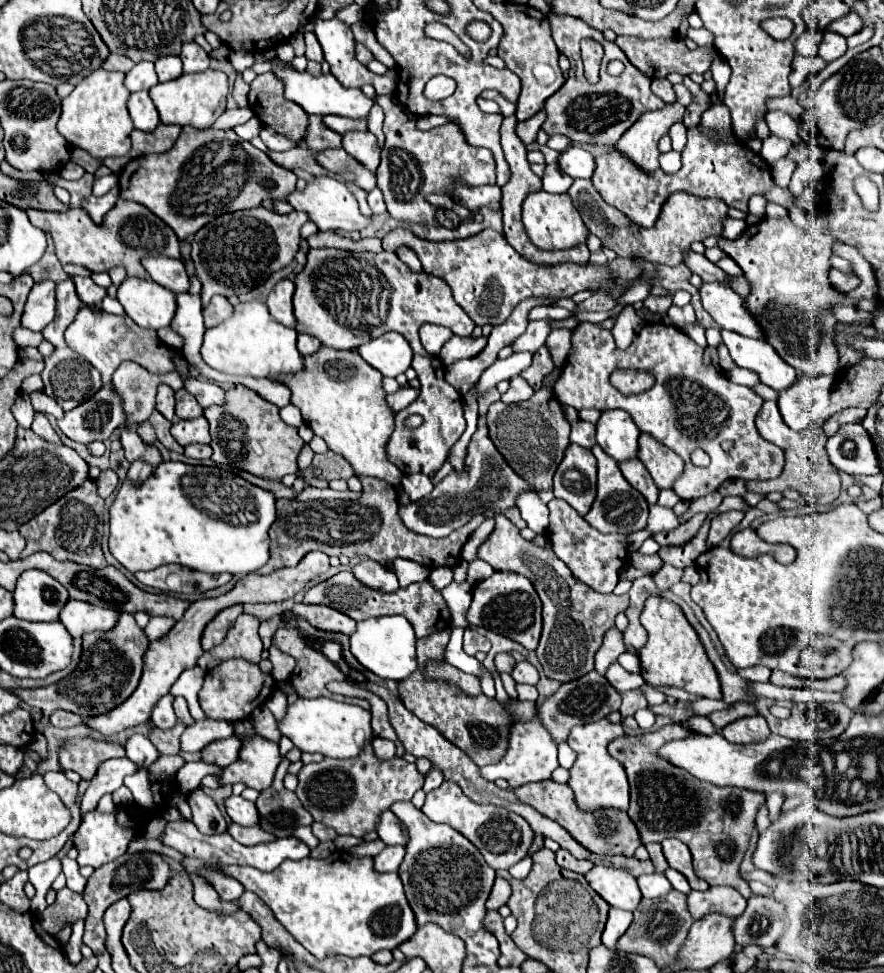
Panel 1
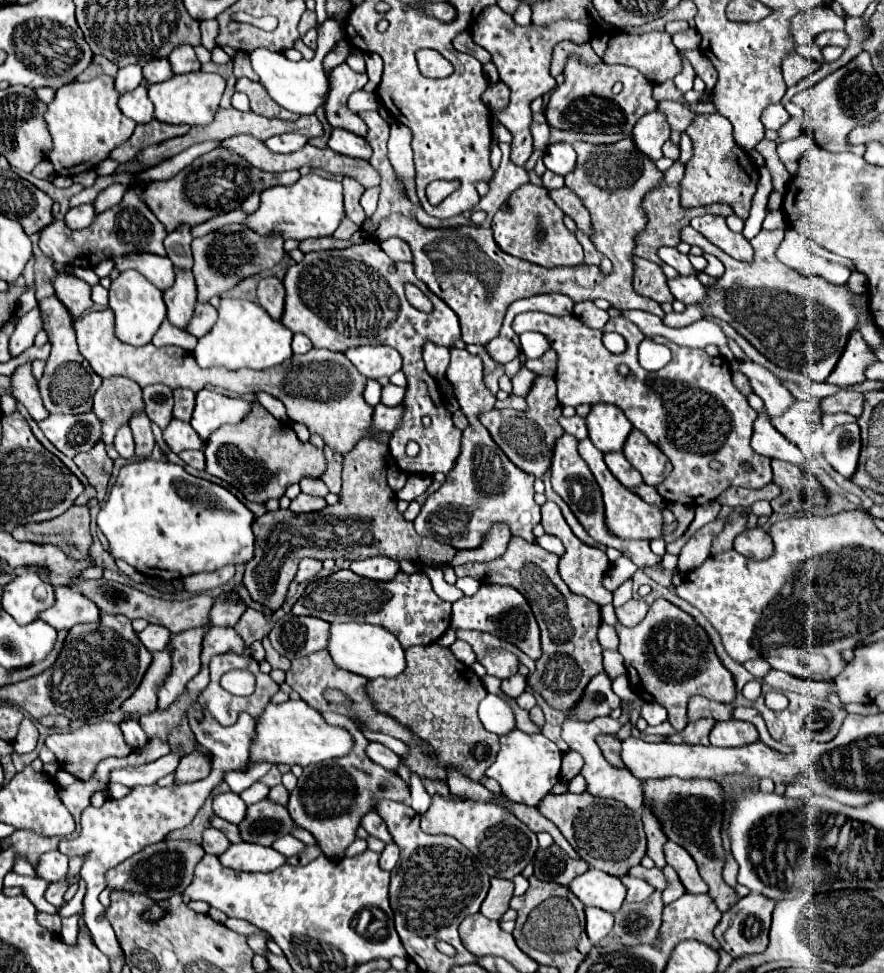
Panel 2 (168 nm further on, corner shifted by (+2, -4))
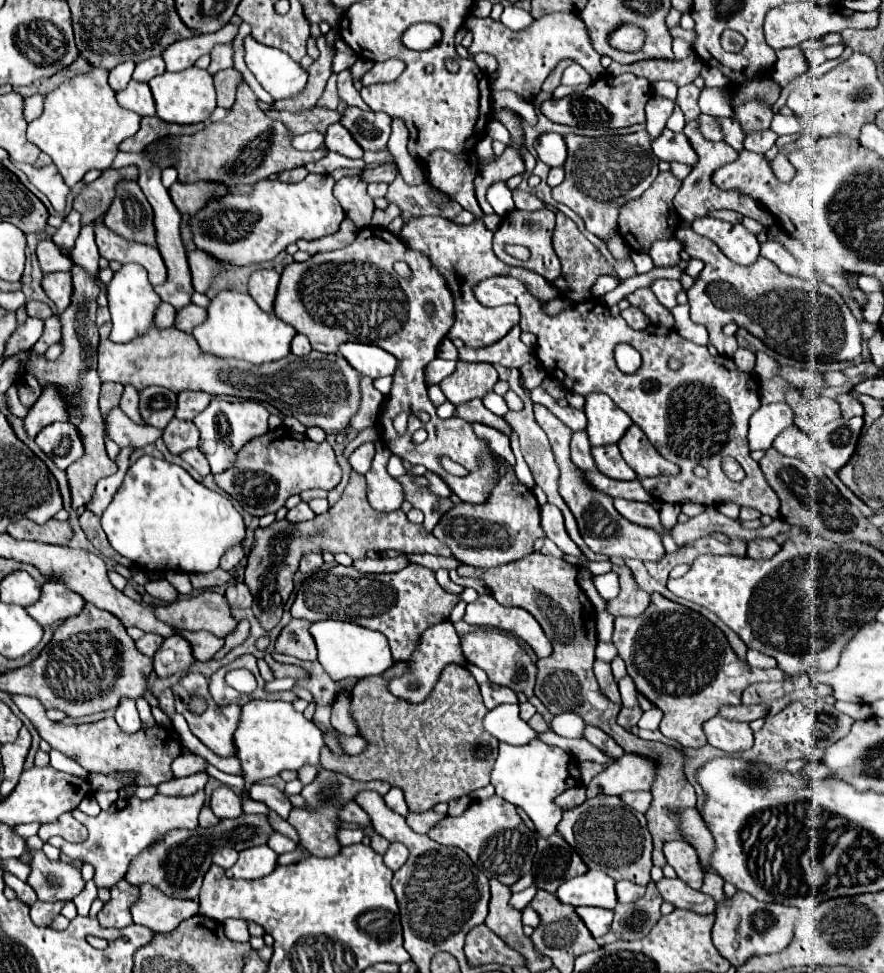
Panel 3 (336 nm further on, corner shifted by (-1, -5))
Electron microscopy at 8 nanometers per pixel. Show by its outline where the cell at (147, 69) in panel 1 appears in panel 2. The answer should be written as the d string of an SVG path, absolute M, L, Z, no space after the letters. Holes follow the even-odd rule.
M138 64L120 68L118 74L116 74L116 78L114 78L114 86L116 86L116 90L120 94L134 90L140 82L142 82L142 68Z

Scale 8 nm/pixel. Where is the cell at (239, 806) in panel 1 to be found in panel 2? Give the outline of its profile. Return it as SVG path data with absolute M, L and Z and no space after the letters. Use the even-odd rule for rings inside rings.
M228 792L228 794L218 794L214 796L214 814L232 822L232 824L240 824L246 816L246 804L242 802L242 798L234 792Z

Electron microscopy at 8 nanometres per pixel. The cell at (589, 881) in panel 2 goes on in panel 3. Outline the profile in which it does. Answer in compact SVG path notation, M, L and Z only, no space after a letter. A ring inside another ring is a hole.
M587 871L585 875L565 881L557 889L557 897L559 901L569 903L573 907L591 905L591 907L615 909L617 905L615 881L603 871Z

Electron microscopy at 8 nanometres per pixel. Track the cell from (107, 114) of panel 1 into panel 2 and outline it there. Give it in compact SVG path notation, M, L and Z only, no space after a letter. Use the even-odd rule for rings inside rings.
M96 76L88 82L72 82L56 90L44 120L54 142L48 158L58 176L74 176L90 170L90 166L98 166L118 144L132 136L136 122L120 112L118 96L120 94L114 90L114 80L110 76Z

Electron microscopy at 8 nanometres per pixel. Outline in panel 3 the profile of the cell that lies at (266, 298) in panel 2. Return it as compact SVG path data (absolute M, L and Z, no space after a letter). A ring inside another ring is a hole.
M259 269L249 279L249 295L261 309L265 309L265 313L273 313L277 287L279 287L279 273L275 269Z

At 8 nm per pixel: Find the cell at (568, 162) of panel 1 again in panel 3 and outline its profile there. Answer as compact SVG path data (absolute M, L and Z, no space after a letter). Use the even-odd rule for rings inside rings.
M545 133L535 143L537 155L549 167L563 167L567 159L567 145L559 133Z

